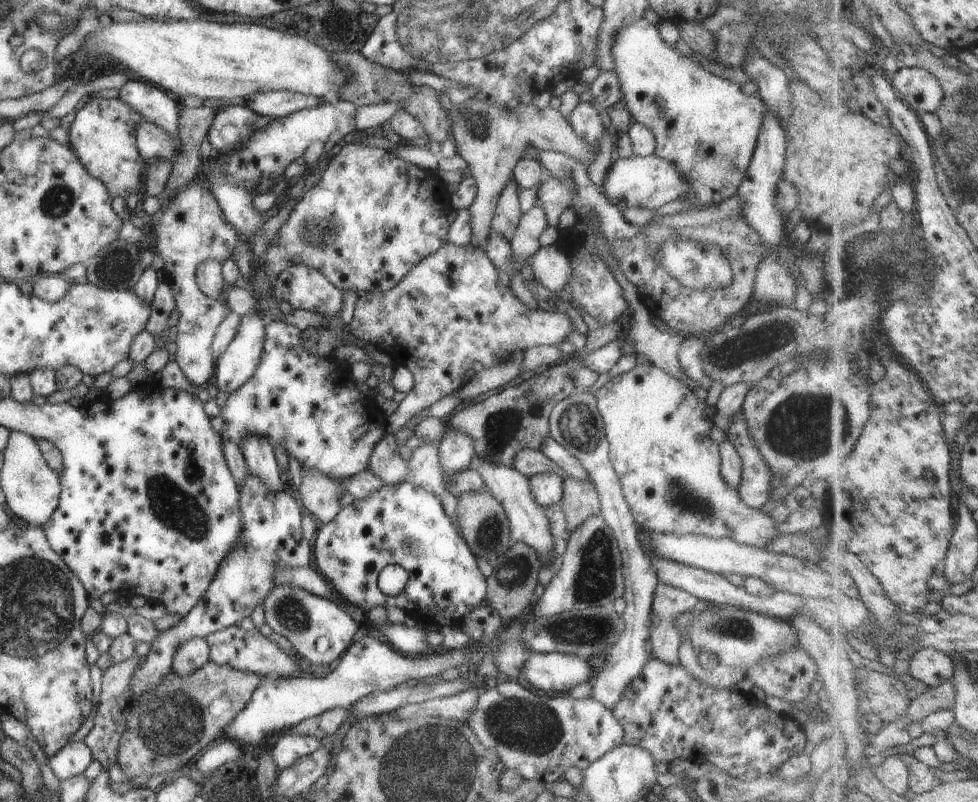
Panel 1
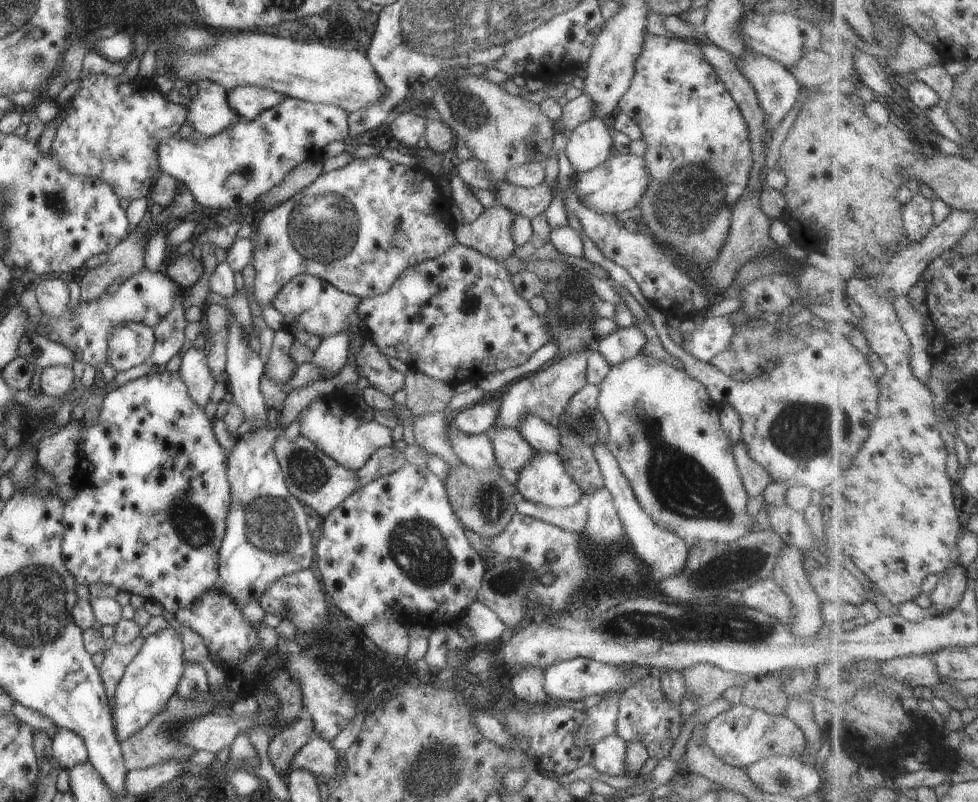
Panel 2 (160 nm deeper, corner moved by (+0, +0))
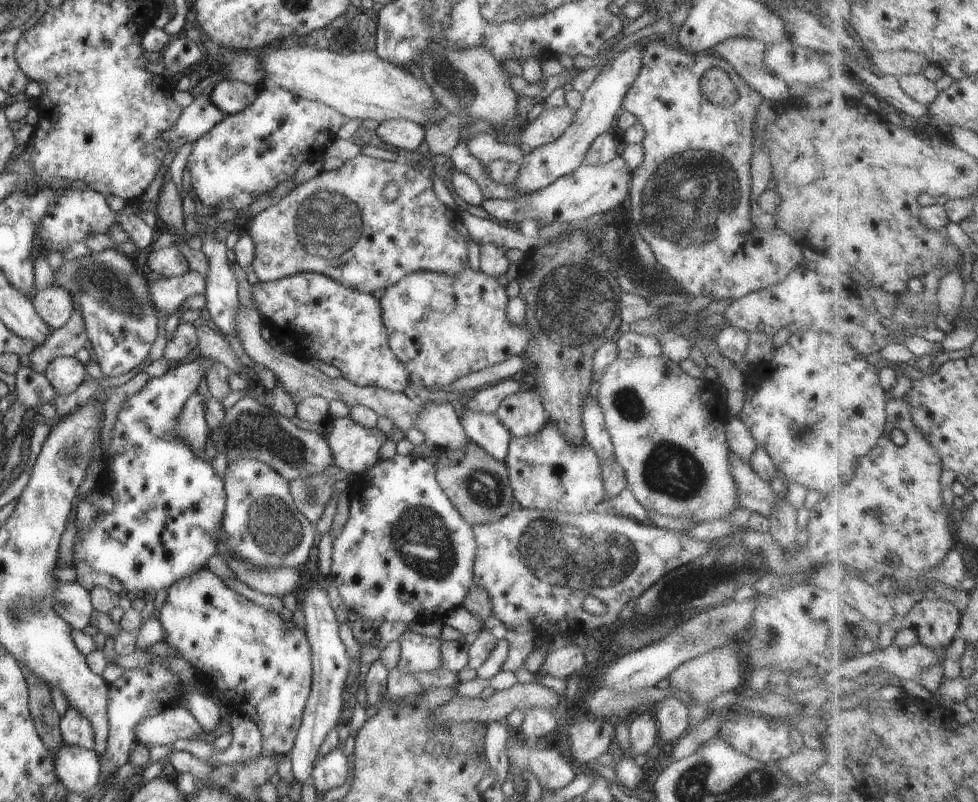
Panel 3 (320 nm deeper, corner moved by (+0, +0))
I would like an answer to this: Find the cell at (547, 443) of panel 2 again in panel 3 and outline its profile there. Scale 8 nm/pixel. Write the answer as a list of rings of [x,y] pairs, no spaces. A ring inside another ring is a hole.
[[[532,389],[518,390],[513,396],[507,396],[494,414],[511,435],[517,437],[535,434],[548,421],[540,397]]]

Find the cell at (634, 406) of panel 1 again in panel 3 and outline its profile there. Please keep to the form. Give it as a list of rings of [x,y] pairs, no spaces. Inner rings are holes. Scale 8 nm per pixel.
[[[663,355],[658,357],[633,357],[630,359],[612,360],[603,367],[601,376],[598,380],[599,386],[596,394],[597,402],[601,407],[604,418],[606,431],[609,433],[614,457],[622,466],[624,477],[626,480],[626,488],[629,489],[634,498],[647,511],[655,511],[660,515],[671,515],[678,517],[679,515],[689,515],[695,522],[709,522],[715,519],[726,520],[730,513],[738,507],[736,504],[736,486],[731,478],[730,462],[728,459],[728,444],[724,431],[724,424],[727,421],[726,406],[724,404],[724,396],[722,391],[713,383],[704,379],[693,378],[687,375],[678,363],[669,360]]]

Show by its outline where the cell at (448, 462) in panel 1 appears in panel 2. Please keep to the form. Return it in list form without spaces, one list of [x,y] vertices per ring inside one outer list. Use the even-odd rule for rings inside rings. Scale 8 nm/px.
[[[486,396],[481,402],[475,401],[460,409],[453,416],[453,422],[461,432],[485,433],[494,424],[498,406],[497,398]]]

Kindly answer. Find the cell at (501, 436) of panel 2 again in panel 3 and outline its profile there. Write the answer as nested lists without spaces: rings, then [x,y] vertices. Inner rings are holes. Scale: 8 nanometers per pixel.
[[[458,407],[459,424],[467,439],[483,448],[491,458],[505,462],[511,432],[501,424],[494,413],[471,412]]]

